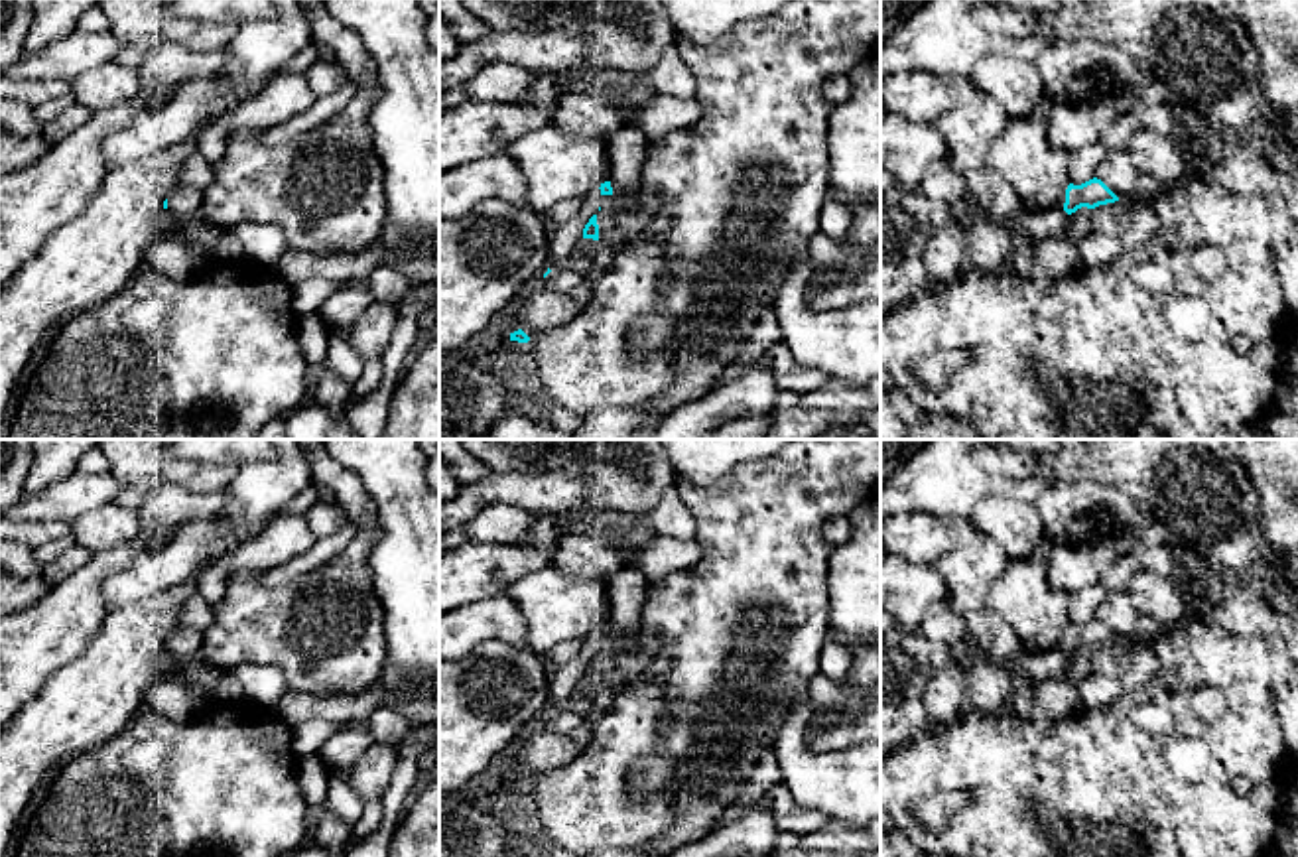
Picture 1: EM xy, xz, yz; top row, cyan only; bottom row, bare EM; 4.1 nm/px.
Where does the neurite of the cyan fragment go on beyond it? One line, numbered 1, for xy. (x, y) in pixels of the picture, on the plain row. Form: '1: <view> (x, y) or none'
1: none

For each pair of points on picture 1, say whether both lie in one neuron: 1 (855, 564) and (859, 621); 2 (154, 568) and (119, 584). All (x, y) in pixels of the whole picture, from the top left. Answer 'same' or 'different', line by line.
1: same
2: same

